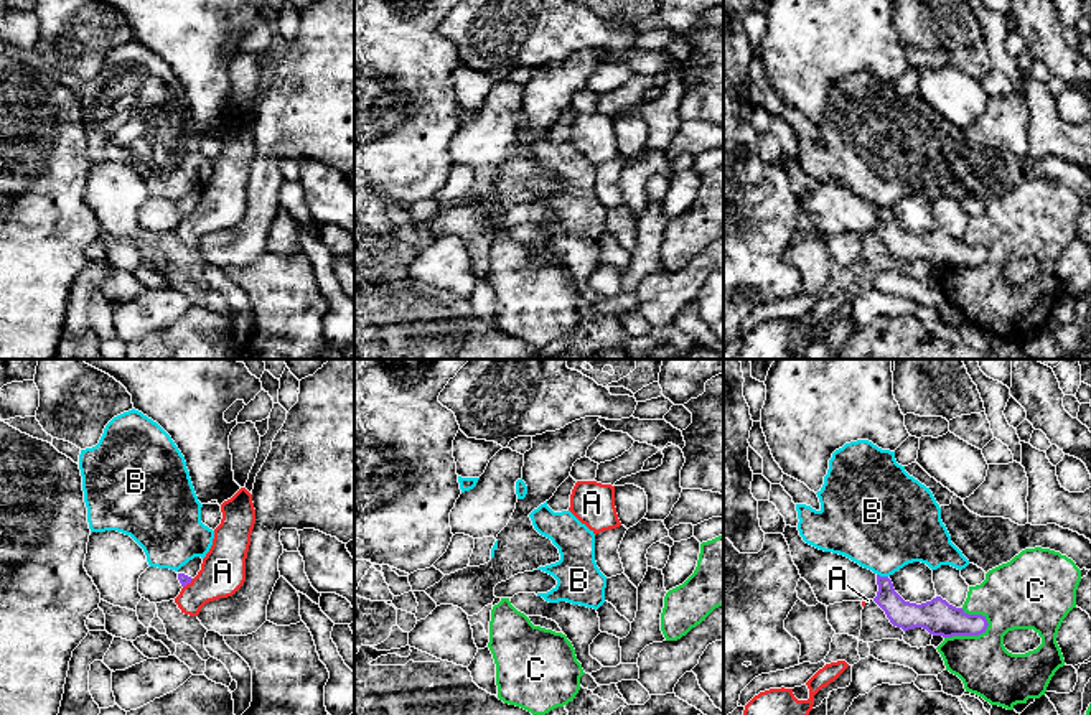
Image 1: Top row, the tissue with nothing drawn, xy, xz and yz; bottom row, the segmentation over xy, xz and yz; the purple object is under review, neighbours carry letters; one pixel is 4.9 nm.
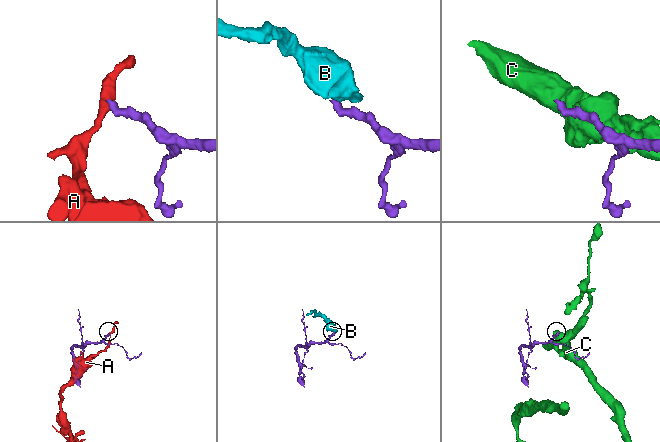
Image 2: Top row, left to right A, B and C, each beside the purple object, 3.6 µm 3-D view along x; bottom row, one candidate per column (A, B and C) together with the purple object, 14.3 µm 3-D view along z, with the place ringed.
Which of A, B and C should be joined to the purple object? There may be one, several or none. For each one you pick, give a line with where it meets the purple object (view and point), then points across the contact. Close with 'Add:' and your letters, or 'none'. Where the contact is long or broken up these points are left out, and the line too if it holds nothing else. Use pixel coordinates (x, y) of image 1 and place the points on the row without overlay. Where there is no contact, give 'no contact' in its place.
Add: none

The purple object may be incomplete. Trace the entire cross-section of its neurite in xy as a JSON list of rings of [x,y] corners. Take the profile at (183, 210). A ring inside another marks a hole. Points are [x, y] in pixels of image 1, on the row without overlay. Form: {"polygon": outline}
{"polygon": [[[194,188],[193,191],[190,191],[186,196],[183,196],[183,198],[176,203],[181,217],[186,217],[188,214],[191,214],[191,211],[193,211],[193,209],[198,206],[198,203],[201,201],[201,194],[203,194],[203,189],[201,189],[201,188]]]}

